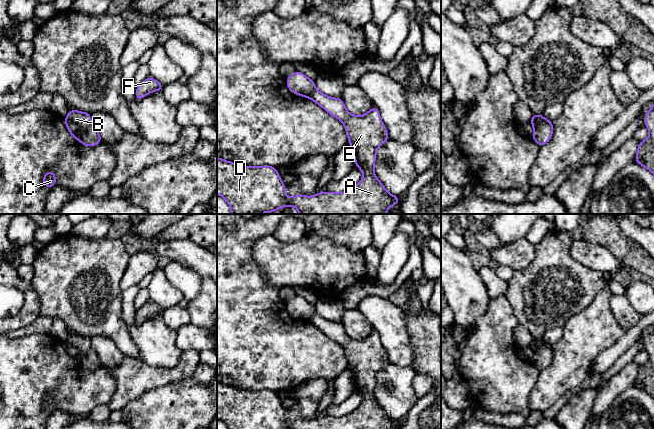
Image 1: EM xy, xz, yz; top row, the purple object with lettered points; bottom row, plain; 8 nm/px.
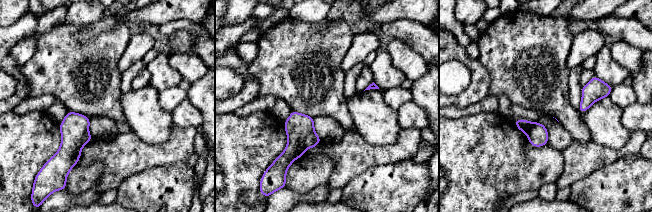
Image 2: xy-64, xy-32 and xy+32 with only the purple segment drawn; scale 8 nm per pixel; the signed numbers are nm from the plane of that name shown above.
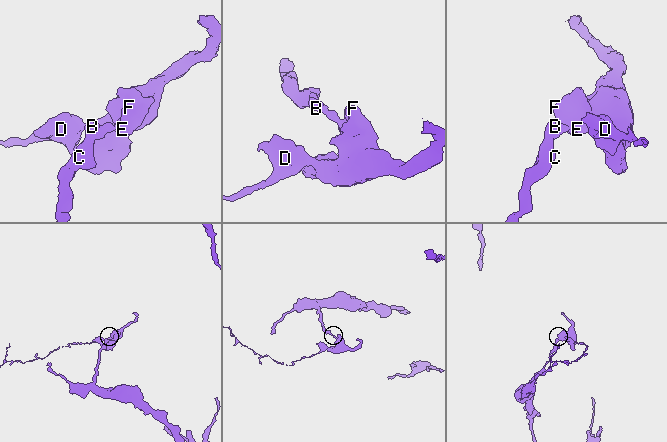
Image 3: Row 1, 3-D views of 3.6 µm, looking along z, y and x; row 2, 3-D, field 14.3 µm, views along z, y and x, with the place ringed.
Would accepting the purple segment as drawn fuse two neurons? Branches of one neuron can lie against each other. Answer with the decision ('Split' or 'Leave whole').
Split

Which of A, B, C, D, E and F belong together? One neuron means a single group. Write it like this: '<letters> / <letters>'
A D E F / B C

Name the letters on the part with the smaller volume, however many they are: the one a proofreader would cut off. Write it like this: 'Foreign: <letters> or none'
Foreign: A, D, E, F

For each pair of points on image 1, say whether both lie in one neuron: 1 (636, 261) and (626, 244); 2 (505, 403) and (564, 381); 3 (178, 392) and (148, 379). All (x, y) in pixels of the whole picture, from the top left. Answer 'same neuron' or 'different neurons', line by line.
1: same neuron
2: different neurons
3: different neurons

